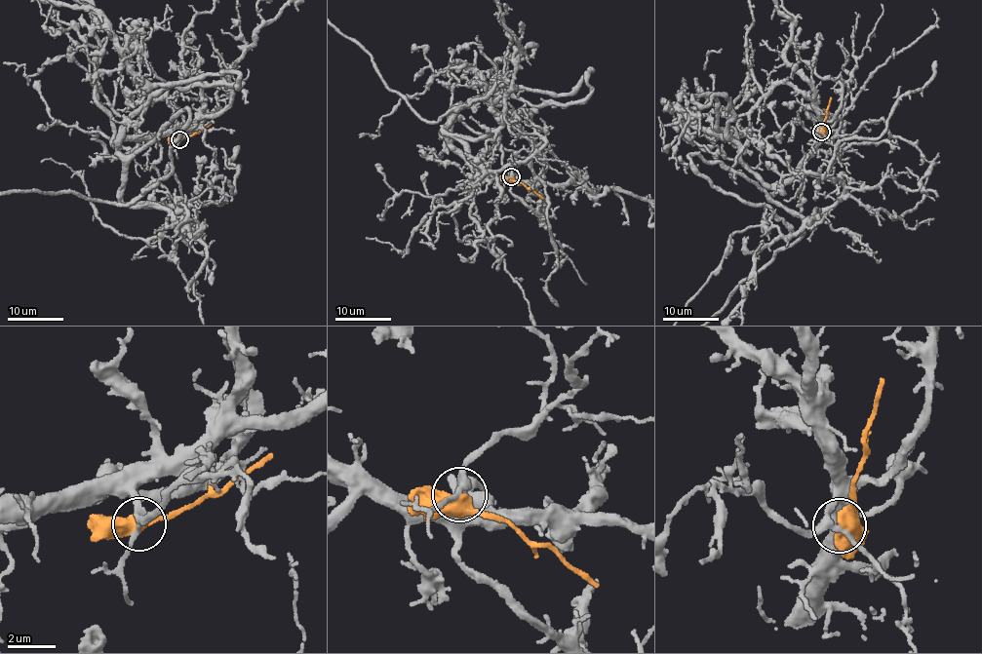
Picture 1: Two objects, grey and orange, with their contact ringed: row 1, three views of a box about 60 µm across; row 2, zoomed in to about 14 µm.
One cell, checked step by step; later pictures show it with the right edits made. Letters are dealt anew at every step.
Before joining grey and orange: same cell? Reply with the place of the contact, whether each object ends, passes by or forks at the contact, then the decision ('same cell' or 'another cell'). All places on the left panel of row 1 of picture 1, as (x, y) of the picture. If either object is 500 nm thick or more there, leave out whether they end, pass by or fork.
at (179, 139); another cell

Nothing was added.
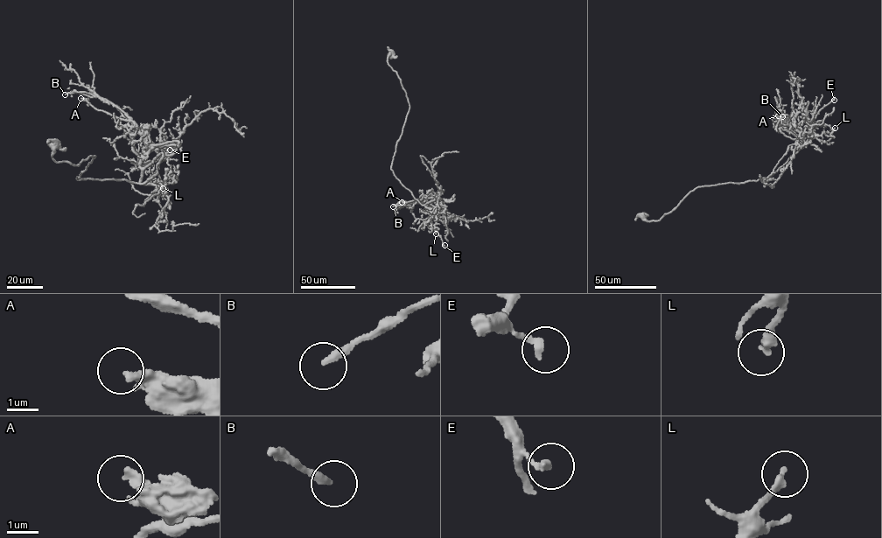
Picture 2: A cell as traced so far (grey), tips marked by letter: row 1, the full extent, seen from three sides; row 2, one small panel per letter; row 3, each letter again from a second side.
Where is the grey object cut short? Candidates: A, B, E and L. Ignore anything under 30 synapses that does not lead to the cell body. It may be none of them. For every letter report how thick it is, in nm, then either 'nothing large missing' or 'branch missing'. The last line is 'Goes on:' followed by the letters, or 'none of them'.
A: 320 nm | branch missing
B: 200 nm | nothing large missing
E: 220 nm | nothing large missing
L: 240 nm | nothing large missing
Goes on: A

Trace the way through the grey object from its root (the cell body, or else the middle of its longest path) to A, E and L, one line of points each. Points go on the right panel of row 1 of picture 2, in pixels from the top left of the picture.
A: (643, 215), (659, 220), (698, 186), (770, 177), (804, 146), (780, 129), (801, 133), (778, 115)
E: (643, 215), (647, 220), (659, 220), (698, 186), (770, 177), (804, 146), (779, 129), (798, 136), (834, 100)
L: (643, 215), (659, 220), (698, 186), (770, 177), (804, 146), (780, 129), (806, 143), (835, 128)

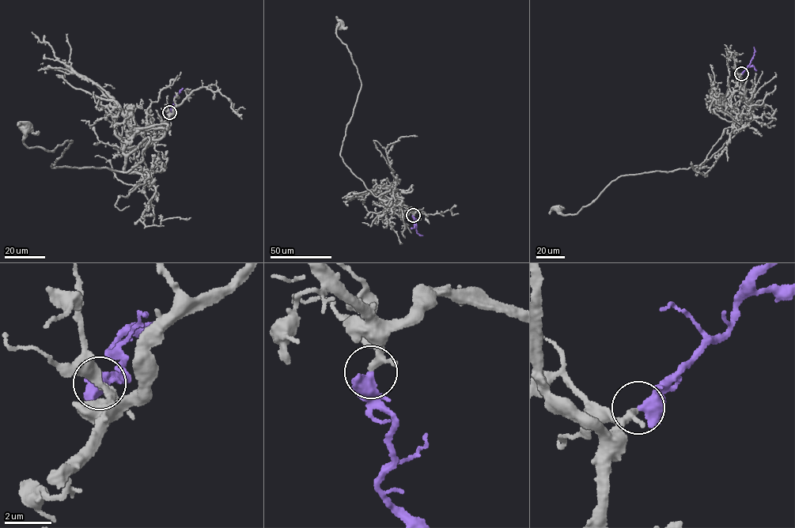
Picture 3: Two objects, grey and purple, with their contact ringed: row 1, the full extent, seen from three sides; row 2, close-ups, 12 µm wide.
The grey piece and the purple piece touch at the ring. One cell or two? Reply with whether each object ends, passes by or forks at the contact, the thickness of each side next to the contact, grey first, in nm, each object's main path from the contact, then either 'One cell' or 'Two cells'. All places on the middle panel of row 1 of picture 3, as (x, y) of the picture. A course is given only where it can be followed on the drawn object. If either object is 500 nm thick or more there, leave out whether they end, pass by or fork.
Thickness 220 nm (grey) against 600 nm. Course of grey: (413, 215), (380, 201), (399, 179), (376, 197), (340, 156), (361, 86), (336, 33), (341, 25). Course of purple: (413, 215), (417, 232), (422, 235). One cell

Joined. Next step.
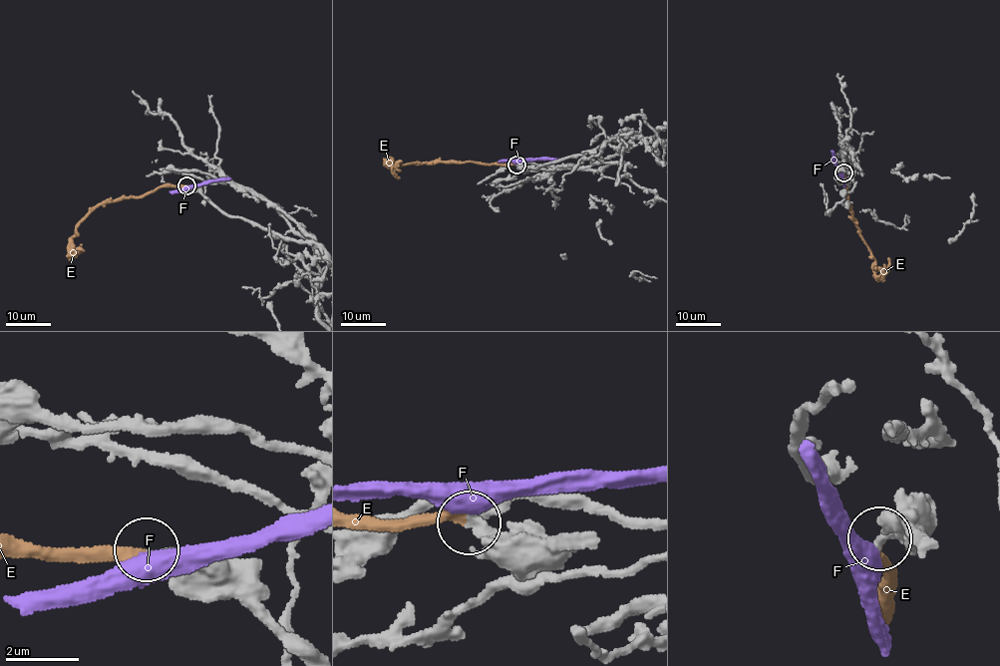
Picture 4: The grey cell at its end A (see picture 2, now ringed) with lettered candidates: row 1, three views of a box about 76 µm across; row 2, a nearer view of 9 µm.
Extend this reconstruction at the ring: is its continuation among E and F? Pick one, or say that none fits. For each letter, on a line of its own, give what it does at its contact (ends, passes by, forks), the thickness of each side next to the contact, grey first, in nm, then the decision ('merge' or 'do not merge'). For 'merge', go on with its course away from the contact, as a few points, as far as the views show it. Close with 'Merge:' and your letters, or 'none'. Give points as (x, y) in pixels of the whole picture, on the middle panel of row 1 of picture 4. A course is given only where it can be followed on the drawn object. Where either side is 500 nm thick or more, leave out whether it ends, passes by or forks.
E: it ends there; 320 nm thick on the grey side, 280 nm on the other; merge; it runs (516, 165), (466, 162), (398, 166), (391, 165), (391, 162), (399, 178)
F: 340 nm thick on the grey side, 500 nm on the other; do not merge
Merge: E

